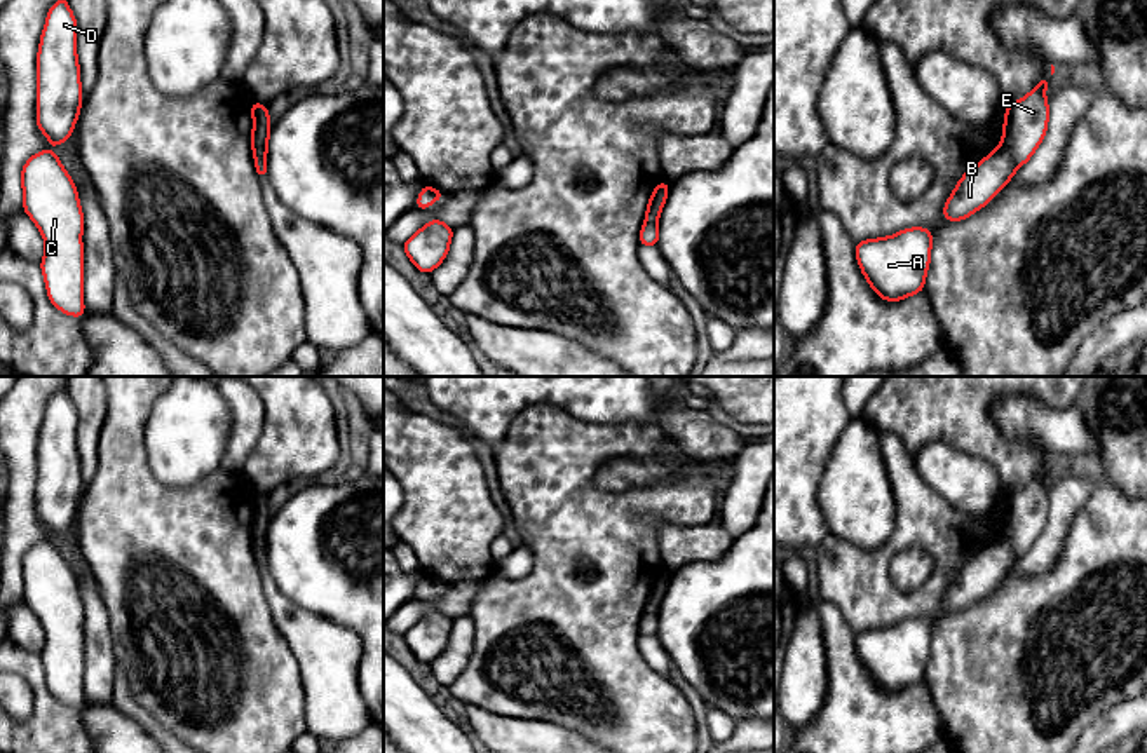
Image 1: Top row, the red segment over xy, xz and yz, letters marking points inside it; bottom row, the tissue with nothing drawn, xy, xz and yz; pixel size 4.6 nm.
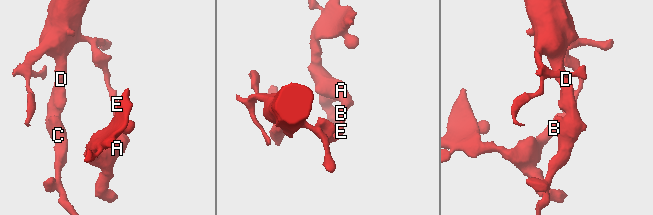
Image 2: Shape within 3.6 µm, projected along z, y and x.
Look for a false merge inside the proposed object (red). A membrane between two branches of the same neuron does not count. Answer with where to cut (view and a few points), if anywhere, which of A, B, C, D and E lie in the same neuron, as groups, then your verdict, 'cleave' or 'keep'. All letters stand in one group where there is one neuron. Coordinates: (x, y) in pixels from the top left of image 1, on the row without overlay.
cut yz (1001, 532), (1017, 558); groups A B / C D E; cleave

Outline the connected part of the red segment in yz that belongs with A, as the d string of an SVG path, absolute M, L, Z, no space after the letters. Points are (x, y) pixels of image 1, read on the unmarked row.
M913 617L889 628L861 631L854 641L872 680L886 692L899 692L924 682L931 636L931 621Z

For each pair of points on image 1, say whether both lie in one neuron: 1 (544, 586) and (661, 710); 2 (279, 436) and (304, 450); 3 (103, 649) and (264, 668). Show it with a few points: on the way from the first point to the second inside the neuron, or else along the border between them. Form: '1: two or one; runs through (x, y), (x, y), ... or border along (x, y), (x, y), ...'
1: one; runs through (574, 617), (574, 623), (630, 678)
2: one; runs through (285, 436), (290, 436), (298, 445)
3: two; border along (105, 610), (110, 645), (117, 661)

